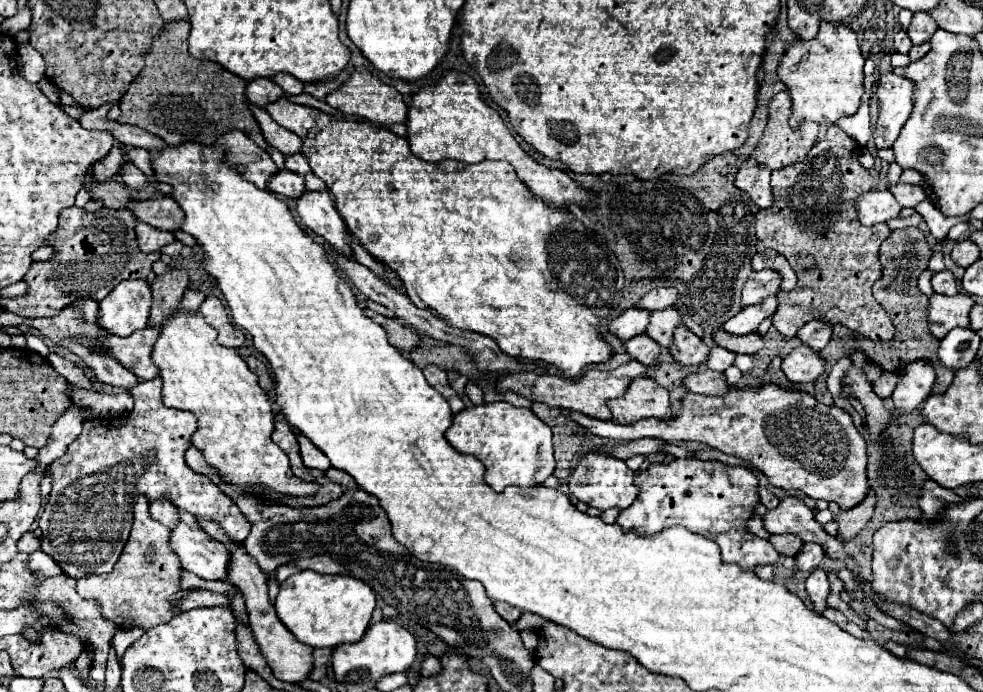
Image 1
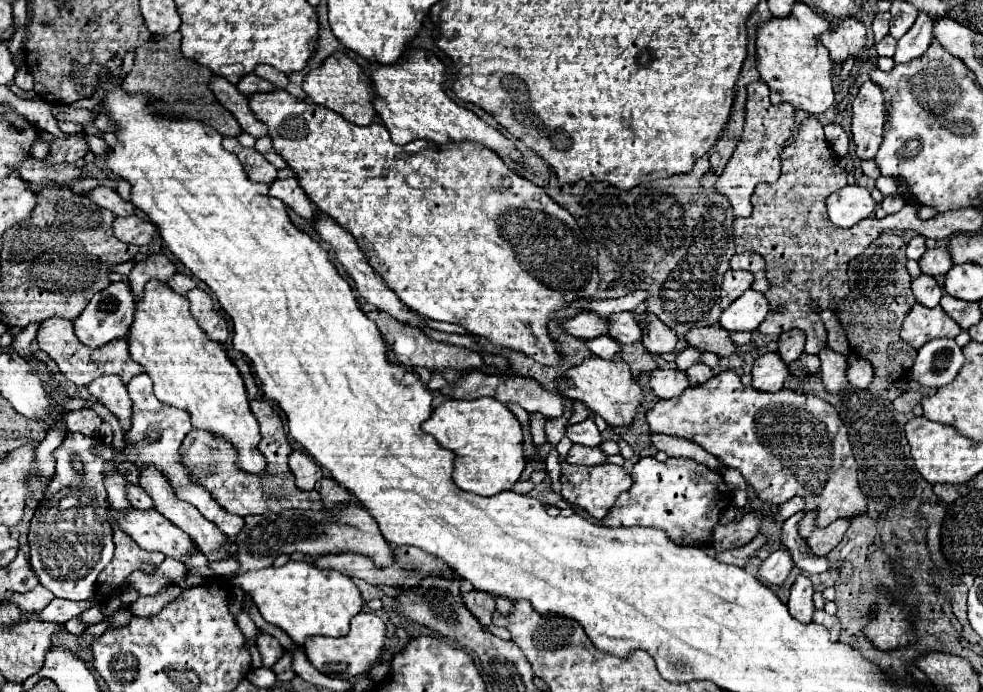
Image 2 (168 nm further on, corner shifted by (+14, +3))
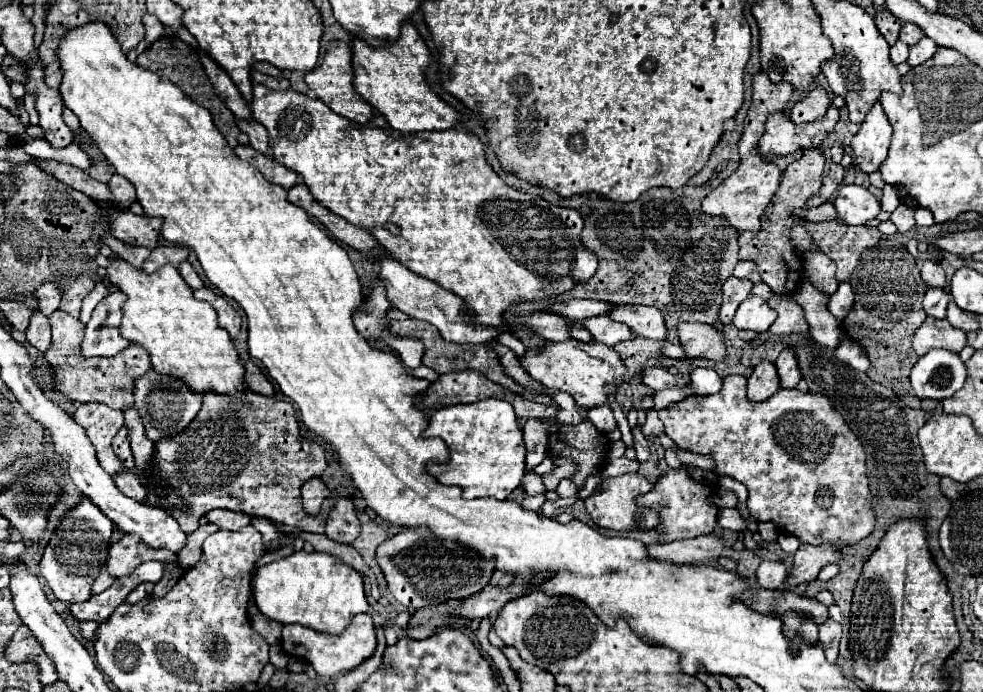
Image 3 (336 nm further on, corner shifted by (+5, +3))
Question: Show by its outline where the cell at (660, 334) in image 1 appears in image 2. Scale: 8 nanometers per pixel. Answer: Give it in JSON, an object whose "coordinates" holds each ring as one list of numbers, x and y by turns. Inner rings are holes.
{"coordinates":[[614,313,606,317,608,321,608,337,618,341,620,345,630,345,642,339,642,329,634,321,634,313]]}

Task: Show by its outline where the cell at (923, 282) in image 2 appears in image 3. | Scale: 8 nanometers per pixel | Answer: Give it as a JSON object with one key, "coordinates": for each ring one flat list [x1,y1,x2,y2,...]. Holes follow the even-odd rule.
{"coordinates":[[927,289,925,297,923,297,923,309,927,315,931,317,945,317,947,311,947,303,949,303,949,293,945,289]]}

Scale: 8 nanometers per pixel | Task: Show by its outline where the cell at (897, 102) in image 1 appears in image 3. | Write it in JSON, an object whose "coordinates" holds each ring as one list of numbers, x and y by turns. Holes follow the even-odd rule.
{"coordinates":[[877,101,869,109,859,133,851,141,851,147,855,151,855,165,861,171,873,173,881,167,881,163,887,159,891,133,891,123,887,121,887,115,881,109,881,103]]}

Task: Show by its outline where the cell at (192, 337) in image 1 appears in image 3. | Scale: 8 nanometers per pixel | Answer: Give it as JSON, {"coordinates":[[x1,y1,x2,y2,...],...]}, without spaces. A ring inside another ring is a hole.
{"coordinates":[[111,255,107,275,113,285,127,293,123,321,119,327,121,335,149,353,157,373,179,377,179,381,183,381,193,393,199,393,199,397,213,391,247,405,245,367,239,363,239,355,229,333,217,325,215,309,193,297,193,289,183,281,175,267,163,265,157,273,147,275,141,269,131,267,127,261]]}

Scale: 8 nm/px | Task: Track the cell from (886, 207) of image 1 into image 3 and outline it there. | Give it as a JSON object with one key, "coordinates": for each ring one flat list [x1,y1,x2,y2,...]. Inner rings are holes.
{"coordinates":[[841,185,835,197,835,209,847,225,865,225,881,213,881,205,873,193,861,185]]}

